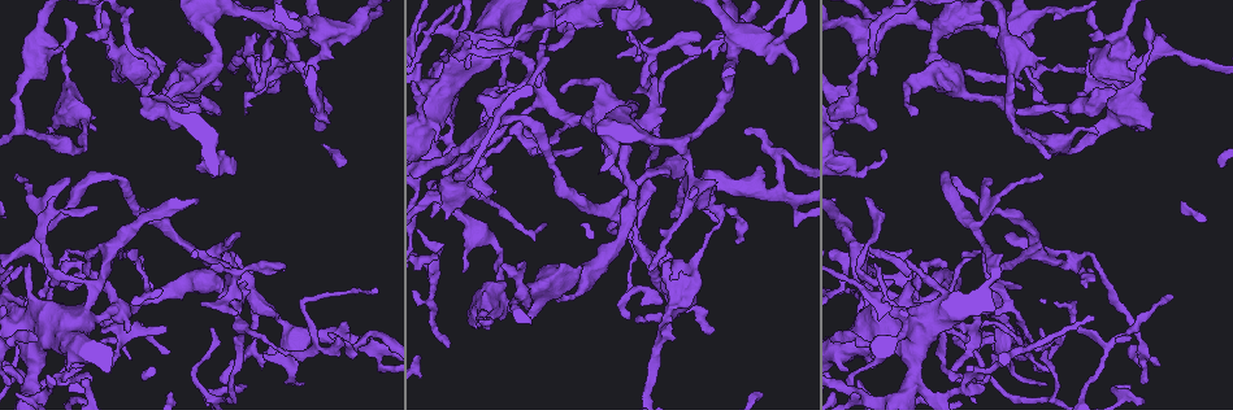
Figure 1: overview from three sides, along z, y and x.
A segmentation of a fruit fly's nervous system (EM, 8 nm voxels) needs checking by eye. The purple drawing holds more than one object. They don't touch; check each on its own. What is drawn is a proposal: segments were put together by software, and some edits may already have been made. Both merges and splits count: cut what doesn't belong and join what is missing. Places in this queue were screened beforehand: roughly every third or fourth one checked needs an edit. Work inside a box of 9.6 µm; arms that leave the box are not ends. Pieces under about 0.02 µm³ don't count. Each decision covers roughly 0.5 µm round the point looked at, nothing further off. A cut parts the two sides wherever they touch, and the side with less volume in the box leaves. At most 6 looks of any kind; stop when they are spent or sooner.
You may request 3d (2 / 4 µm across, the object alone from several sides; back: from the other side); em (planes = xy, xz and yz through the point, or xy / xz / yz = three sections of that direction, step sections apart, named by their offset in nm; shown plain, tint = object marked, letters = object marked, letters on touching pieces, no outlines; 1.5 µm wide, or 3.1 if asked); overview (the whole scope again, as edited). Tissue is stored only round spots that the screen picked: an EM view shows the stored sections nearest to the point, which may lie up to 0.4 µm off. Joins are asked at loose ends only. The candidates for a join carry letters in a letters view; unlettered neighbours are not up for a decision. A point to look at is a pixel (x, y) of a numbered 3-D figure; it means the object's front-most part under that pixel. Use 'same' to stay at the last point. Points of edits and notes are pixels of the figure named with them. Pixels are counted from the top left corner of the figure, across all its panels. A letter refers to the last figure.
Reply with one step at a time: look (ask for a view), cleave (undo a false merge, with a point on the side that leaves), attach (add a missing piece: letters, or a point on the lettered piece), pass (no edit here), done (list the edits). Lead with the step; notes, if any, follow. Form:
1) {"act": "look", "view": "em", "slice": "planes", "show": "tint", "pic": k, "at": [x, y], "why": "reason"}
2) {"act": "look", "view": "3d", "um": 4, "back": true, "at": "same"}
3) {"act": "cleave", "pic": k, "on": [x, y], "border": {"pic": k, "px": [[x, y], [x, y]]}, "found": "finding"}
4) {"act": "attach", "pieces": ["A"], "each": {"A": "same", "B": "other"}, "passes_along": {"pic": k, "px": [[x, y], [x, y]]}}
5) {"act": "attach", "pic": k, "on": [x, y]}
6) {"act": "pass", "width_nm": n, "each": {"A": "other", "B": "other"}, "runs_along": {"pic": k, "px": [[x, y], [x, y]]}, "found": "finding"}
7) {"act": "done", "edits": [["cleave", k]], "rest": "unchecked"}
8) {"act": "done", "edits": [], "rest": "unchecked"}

{"act": "look", "view": "3d", "um": 4, "pic": 1, "at": [1154, 361], "why": "free end"}

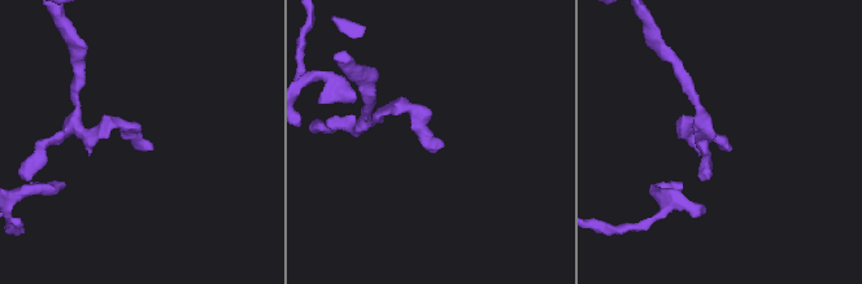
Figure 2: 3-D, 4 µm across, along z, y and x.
{"act": "look", "view": "em", "slice": "xy", "step": 4, "show": "tint", "pic": 2, "at": [721, 147], "why": "shape alone is not enough"}

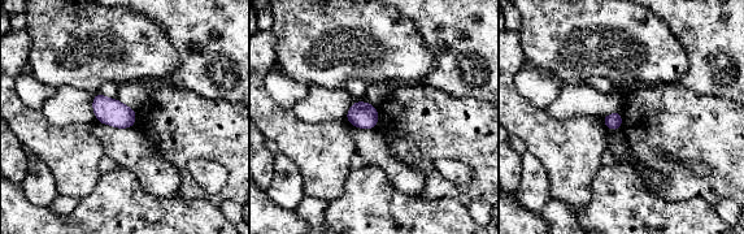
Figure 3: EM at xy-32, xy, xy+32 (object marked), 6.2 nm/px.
{"act": "look", "view": "em", "slice": "planes", "show": "letters", "at": "same", "why": "another direction"}

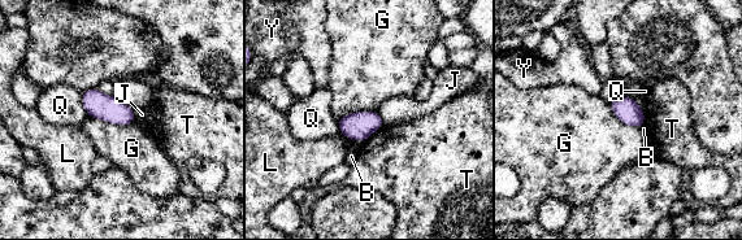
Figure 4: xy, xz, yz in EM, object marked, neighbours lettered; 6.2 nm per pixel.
{"act": "pass", "each": {"B": "other", "G": "other", "J": "other", "L": "other", "Q": "other", "T": "other", "Y": "other"}, "border": {"pic": 4, "px": [[89, 114], [112, 123], [133, 123]]}, "found": "no lettered piece goes on from it"}

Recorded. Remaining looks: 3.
{"act": "look", "view": "em", "slice": "yz", "step": 8, "show": "letters", "pic": 1, "at": [854, 97], "why": "sharp bend"}

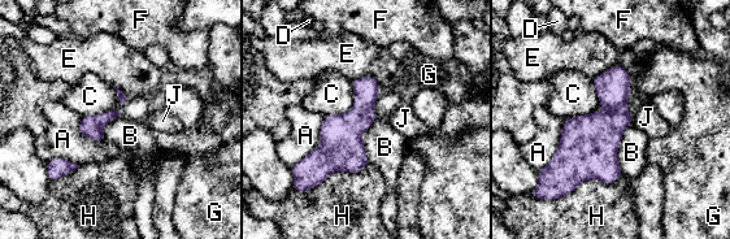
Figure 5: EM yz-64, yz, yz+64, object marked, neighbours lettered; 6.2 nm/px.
{"act": "look", "view": "em", "slice": "planes", "show": "letters", "at": "same"}

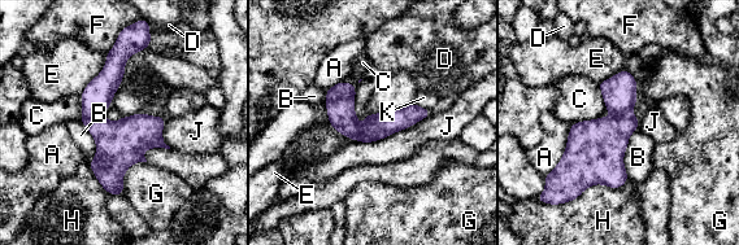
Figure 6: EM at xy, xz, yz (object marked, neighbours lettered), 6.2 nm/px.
{"act": "pass", "each": {"A": "other", "B": "other", "C": "other", "D": "other", "E": "other", "F": "other", "G": "other", "H": "other", "J": "other", "K": "other"}, "runs_along": {"pic": 6, "px": [[130, 46], [98, 95], [111, 191]]}, "found": "one neuron here"}

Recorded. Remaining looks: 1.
{"act": "done", "edits": [], "rest": "unchecked"}

